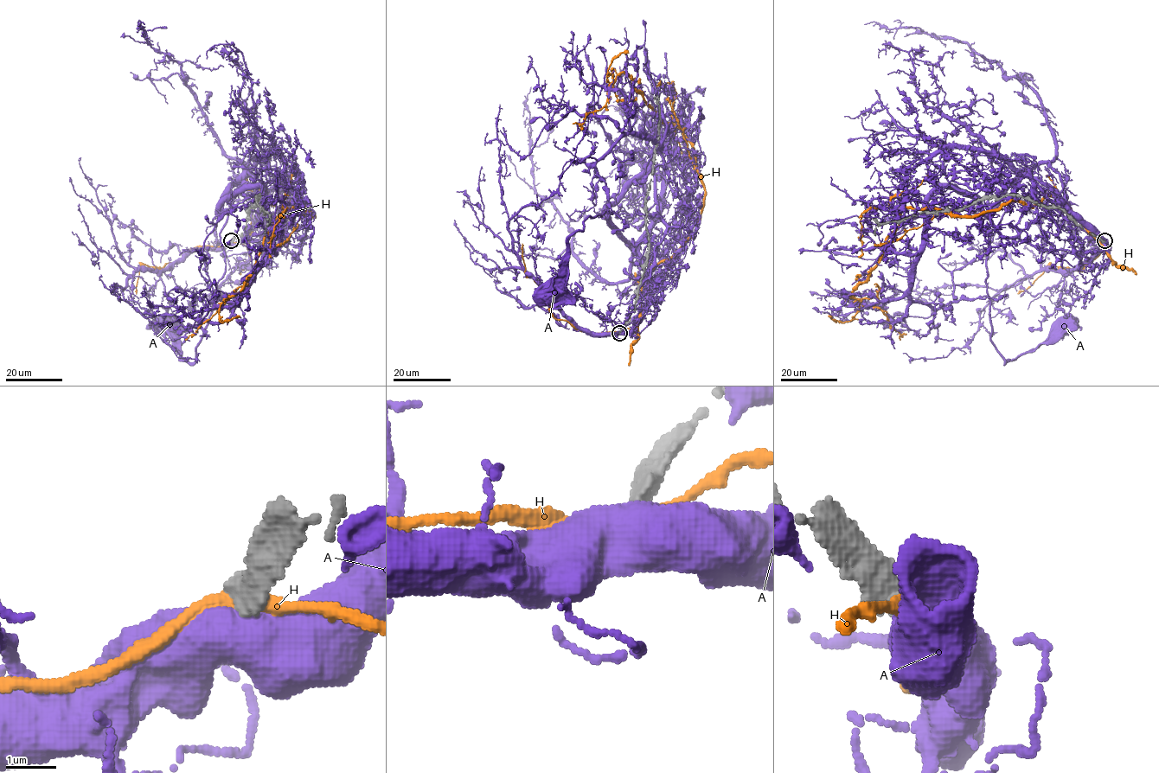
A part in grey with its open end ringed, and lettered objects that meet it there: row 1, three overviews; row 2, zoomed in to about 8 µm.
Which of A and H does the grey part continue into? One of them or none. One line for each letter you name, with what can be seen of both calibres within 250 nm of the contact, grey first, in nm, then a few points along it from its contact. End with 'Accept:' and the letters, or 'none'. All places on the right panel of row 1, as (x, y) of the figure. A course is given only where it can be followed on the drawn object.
Accept: none

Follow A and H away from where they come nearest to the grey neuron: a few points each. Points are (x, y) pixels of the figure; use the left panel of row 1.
A: (231, 242), (257, 213), (249, 176), (220, 233), (226, 272), (194, 361), (181, 359), (163, 325)
H: (231, 241), (248, 244), (254, 197), (301, 201), (315, 215), (280, 215), (244, 285), (185, 340)

